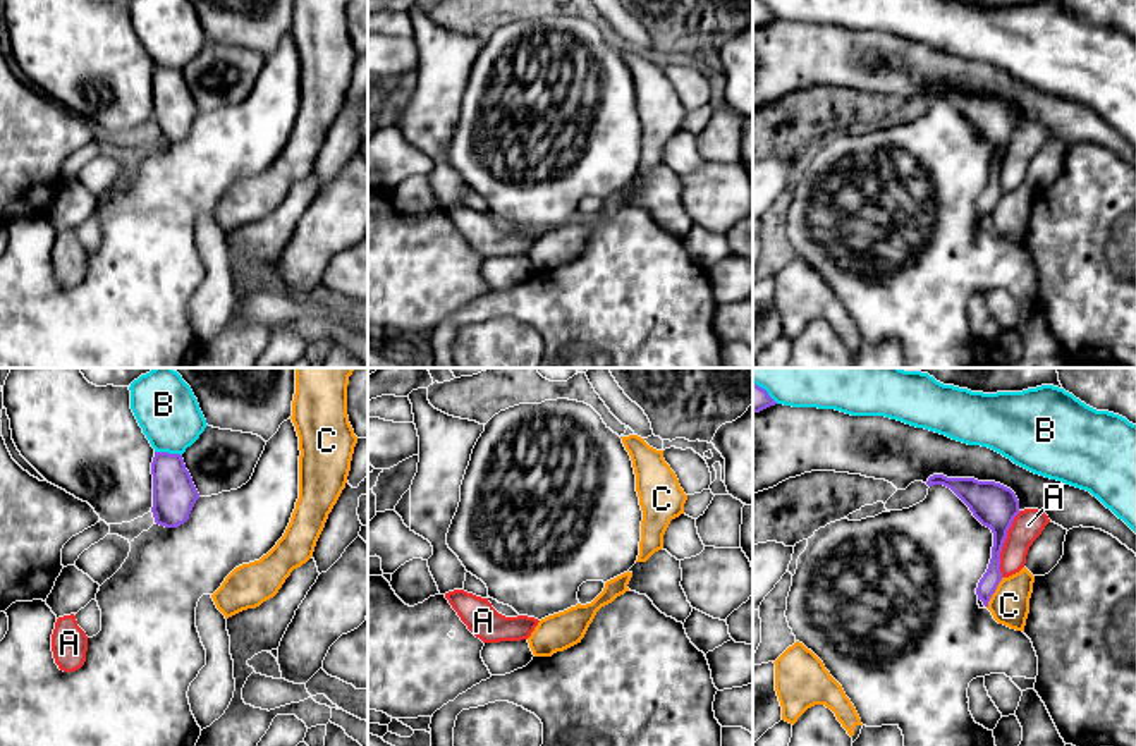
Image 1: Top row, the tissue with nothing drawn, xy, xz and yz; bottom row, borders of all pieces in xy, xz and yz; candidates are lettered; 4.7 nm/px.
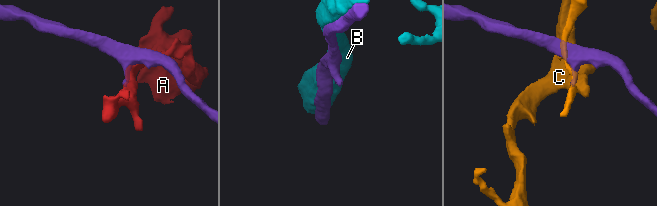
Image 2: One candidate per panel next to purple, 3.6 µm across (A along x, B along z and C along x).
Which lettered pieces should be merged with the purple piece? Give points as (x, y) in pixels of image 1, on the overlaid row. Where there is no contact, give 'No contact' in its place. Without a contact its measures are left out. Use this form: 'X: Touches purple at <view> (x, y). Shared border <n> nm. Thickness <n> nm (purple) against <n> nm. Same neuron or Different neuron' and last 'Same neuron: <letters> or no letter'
A: Touches purple at yz (1002, 544). Shared border 320 nm. Thickness 200 nm (purple) against 140 nm. Different neuron
B: Touches purple at xy (169, 454). Shared border 130 nm. Thickness 200 nm (purple) against 300 nm. Different neuron
C: Touches purple at yz (994, 592). Shared border 160 nm. Thickness 90 nm (purple) against 190 nm. Different neuron
Same neuron: no letter

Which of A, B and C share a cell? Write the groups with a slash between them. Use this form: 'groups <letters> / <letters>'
groups A / B / C

